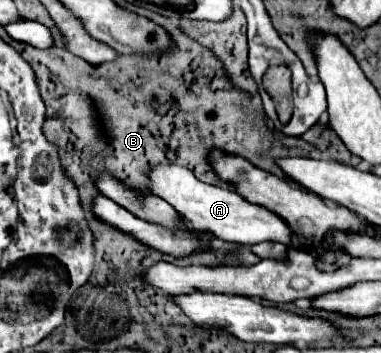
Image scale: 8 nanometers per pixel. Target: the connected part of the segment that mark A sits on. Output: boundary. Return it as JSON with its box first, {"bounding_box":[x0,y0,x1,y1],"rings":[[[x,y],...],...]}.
{"bounding_box":[148,165,292,247],"rings":[[[156,165],[148,173],[148,189],[152,195],[168,201],[176,213],[180,215],[182,223],[196,231],[196,233],[212,233],[216,239],[232,241],[240,245],[256,245],[262,241],[280,241],[292,247],[292,231],[290,227],[272,211],[252,205],[240,195],[236,195],[230,189],[214,187],[208,183],[202,183],[194,177],[194,173],[180,165]]]}

